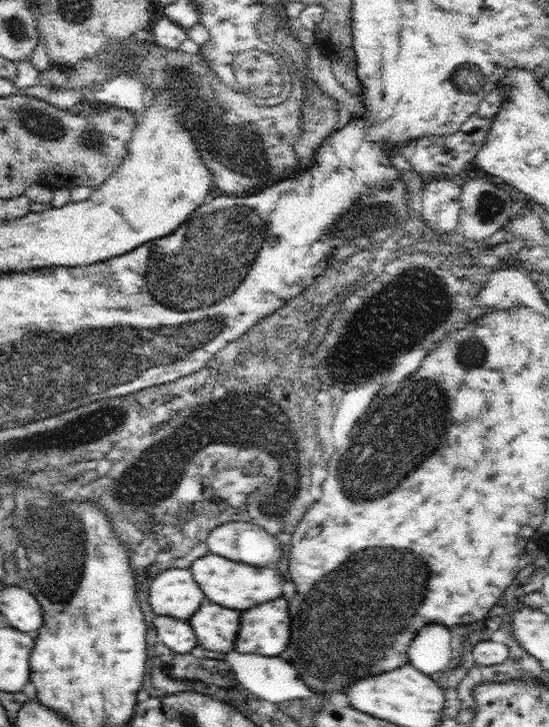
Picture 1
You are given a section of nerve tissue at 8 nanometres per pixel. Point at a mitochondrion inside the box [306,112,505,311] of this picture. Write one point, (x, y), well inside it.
(370, 219)

